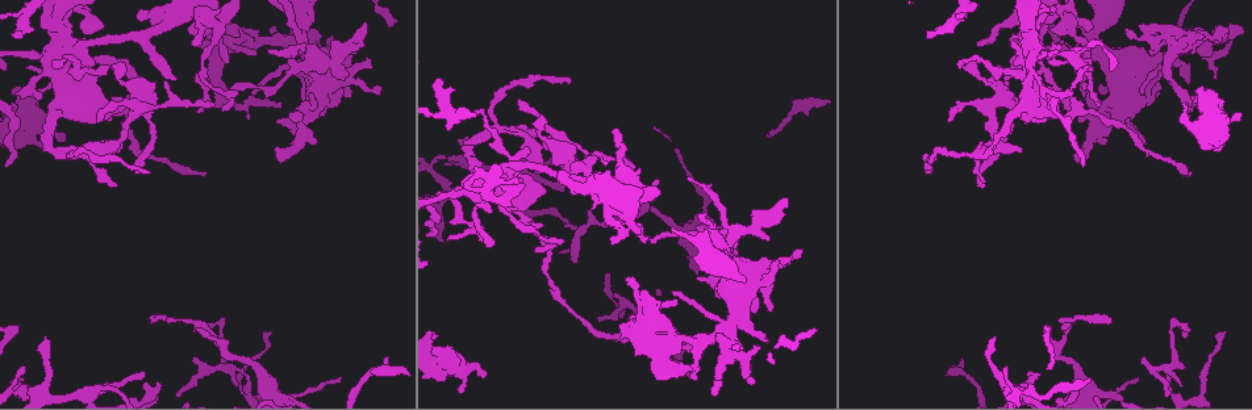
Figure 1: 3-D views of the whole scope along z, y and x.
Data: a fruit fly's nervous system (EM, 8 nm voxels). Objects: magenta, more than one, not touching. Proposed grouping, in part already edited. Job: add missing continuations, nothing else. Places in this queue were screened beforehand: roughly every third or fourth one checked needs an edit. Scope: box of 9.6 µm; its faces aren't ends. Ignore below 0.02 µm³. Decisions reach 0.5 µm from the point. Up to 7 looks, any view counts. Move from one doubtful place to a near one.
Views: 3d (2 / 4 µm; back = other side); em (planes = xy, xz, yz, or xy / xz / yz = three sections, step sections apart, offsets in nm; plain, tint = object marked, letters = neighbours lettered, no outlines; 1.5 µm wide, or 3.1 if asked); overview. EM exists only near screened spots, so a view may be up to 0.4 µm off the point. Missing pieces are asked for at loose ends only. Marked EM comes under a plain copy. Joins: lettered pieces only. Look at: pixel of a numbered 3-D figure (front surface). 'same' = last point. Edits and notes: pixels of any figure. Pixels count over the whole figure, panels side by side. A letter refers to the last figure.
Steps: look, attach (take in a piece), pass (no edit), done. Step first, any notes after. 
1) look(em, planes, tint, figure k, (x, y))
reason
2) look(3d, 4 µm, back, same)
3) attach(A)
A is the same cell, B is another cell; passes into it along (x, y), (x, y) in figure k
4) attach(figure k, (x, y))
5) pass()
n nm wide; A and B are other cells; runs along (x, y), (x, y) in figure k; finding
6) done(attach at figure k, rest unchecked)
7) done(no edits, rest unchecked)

look(3d, 2 µm, back, figure 1, (1181, 386))

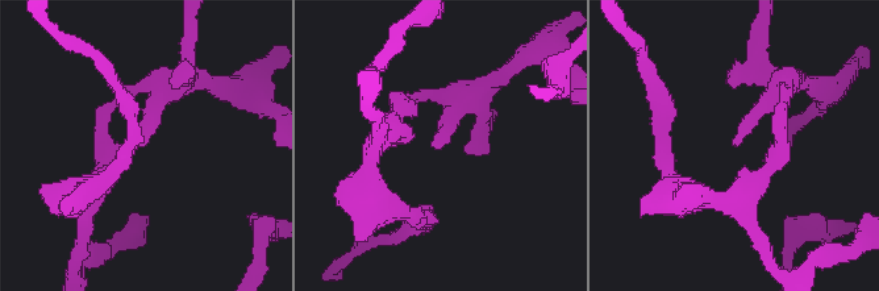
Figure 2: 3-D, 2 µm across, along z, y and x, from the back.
look(em, xz, step 4, tint, figure 2, (433, 144))

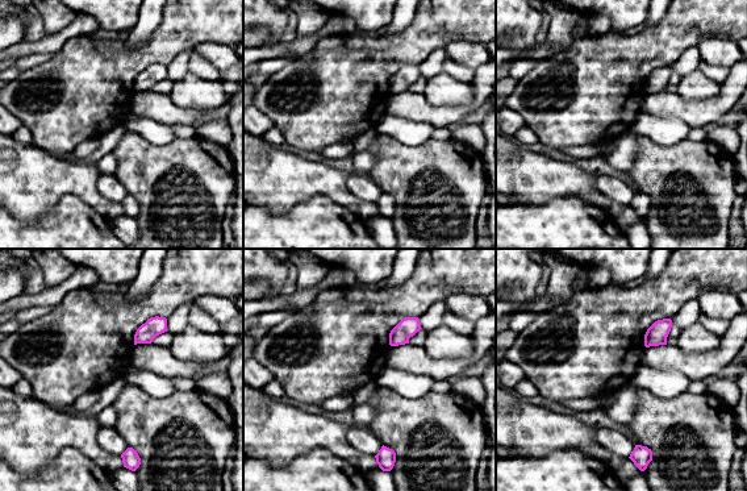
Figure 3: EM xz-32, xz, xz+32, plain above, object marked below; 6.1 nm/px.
look(em, planes, letters, same)
another direction

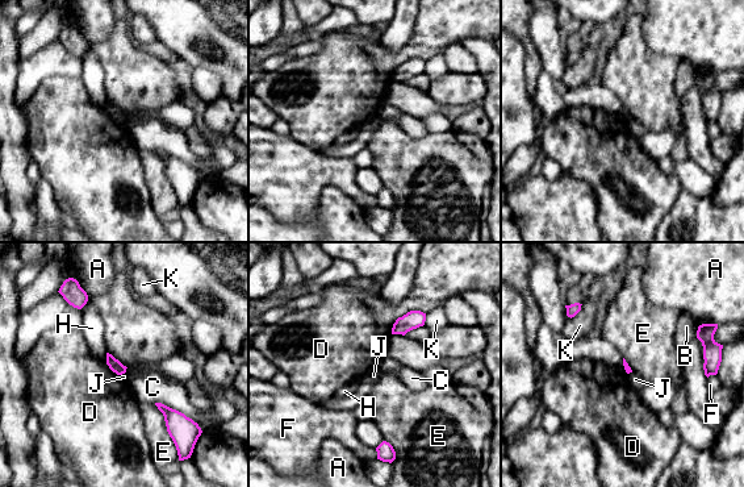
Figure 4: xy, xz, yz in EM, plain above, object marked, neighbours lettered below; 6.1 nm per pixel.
pass()
A, B, C, D, E, F, H, J and K are other cells; border along (154, 404), (175, 444) in figure 4; no lettered piece goes on from it

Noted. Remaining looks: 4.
look(3d, 4 µm, figure 1, (339, 379))
branch stops here

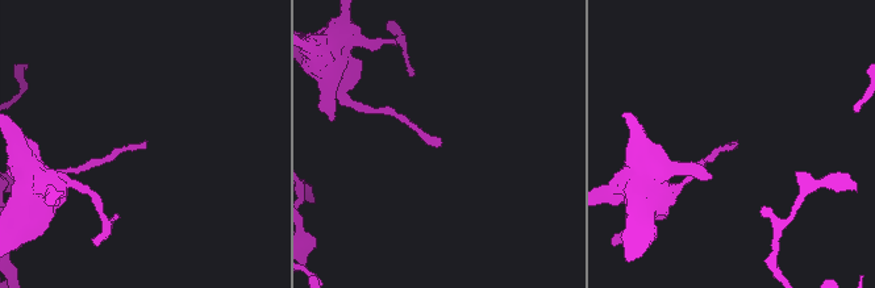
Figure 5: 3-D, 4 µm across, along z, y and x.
look(em, planes, letters, figure 5, (731, 143))
shape alone is not enough

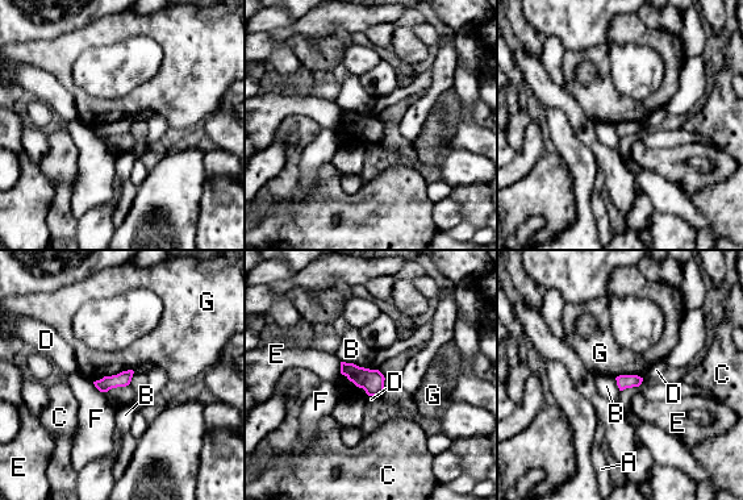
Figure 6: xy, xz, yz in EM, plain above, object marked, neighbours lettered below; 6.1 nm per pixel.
pass()
A, B, C, D, E, F and G are other cells; border along (133, 370), (104, 375), (94, 382) in figure 6; no lettered piece goes on from it

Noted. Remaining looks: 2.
look(em, planes, letters, figure 1, (614, 129))
an open end

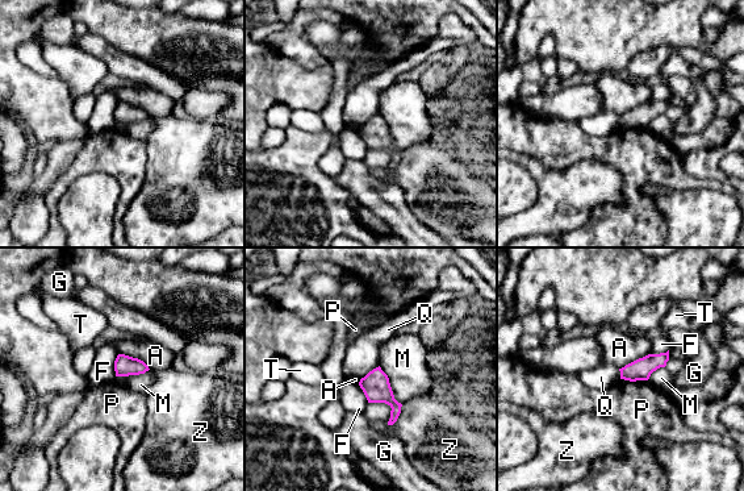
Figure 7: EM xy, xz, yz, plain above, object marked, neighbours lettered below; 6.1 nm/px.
pass()
A, F, G, M, P, Q, T and Z are other cells; border along (379, 365), (360, 379) in figure 7; no lettered piece goes on from it

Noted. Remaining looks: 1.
done(no edits, rest unchecked)

